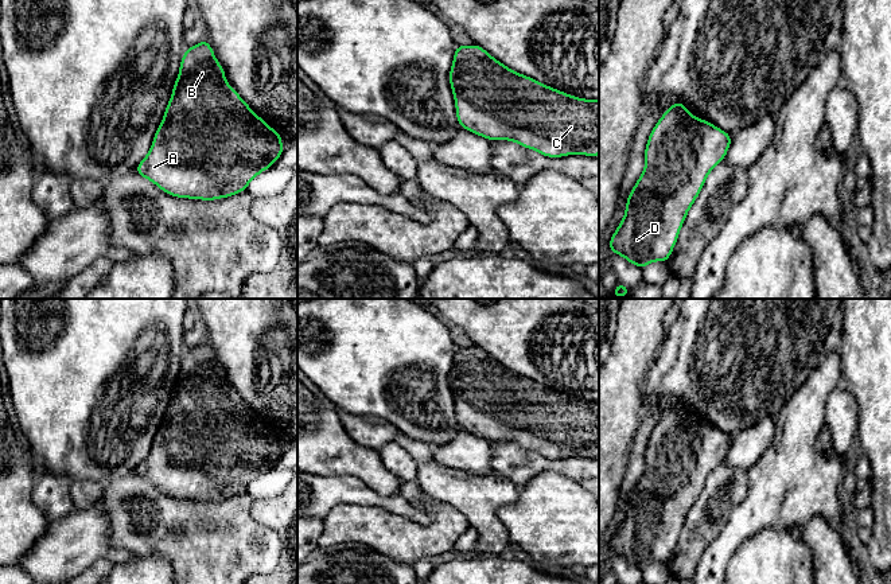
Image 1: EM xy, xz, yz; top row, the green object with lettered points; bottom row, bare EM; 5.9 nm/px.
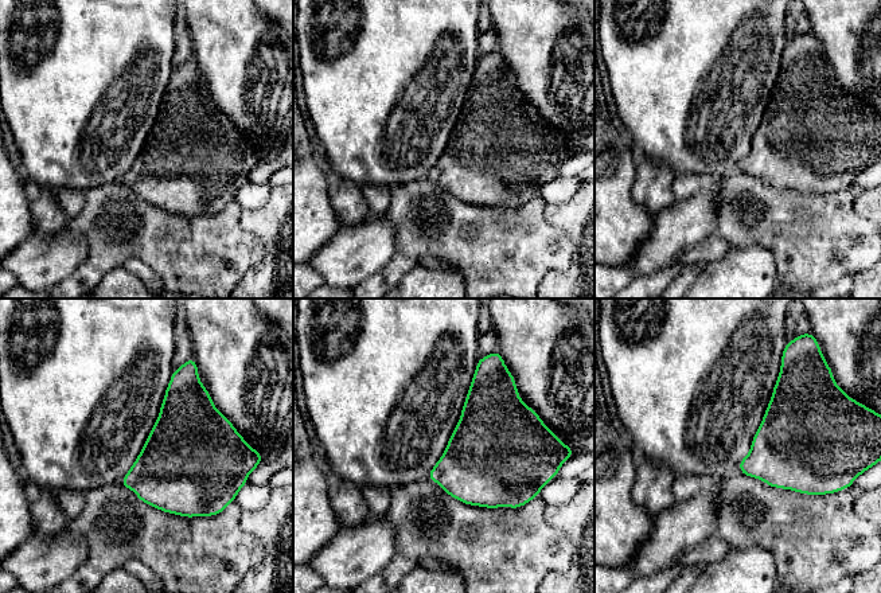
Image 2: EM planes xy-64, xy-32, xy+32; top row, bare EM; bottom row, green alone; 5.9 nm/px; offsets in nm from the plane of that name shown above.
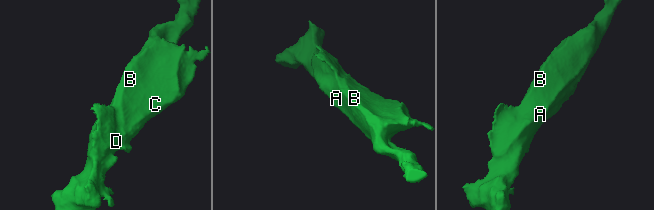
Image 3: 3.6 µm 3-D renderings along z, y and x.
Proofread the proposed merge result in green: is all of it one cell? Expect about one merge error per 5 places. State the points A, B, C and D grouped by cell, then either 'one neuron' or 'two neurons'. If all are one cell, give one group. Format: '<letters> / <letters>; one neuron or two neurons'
A B C D; one neuron

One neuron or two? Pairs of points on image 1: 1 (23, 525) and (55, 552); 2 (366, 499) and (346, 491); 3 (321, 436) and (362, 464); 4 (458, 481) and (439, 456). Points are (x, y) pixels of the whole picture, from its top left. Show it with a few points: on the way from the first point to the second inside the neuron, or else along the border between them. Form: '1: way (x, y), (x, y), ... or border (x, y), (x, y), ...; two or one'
1: border (50, 524), (19, 561); two
2: way (361, 494), (351, 491); one
3: way (331, 447), (342, 456), (351, 459); one
4: border (432, 459), (477, 474); two

